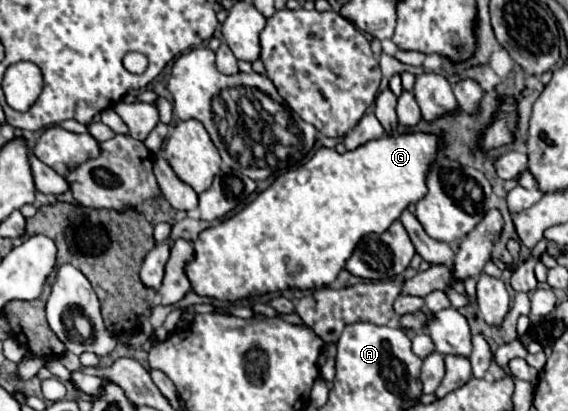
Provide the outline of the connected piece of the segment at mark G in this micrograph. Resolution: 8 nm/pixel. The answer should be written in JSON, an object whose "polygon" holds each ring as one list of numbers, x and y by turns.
{"polygon":[[401,134,371,140,345,154,337,154,329,148,317,150,309,162,279,176,241,212,199,234,193,244,195,256,185,266,191,290,199,296,237,302,277,290,315,290,331,284,343,270,345,260,351,256,361,236,385,232,409,204,425,196,425,172,437,156,437,148,437,136,433,134]]}

